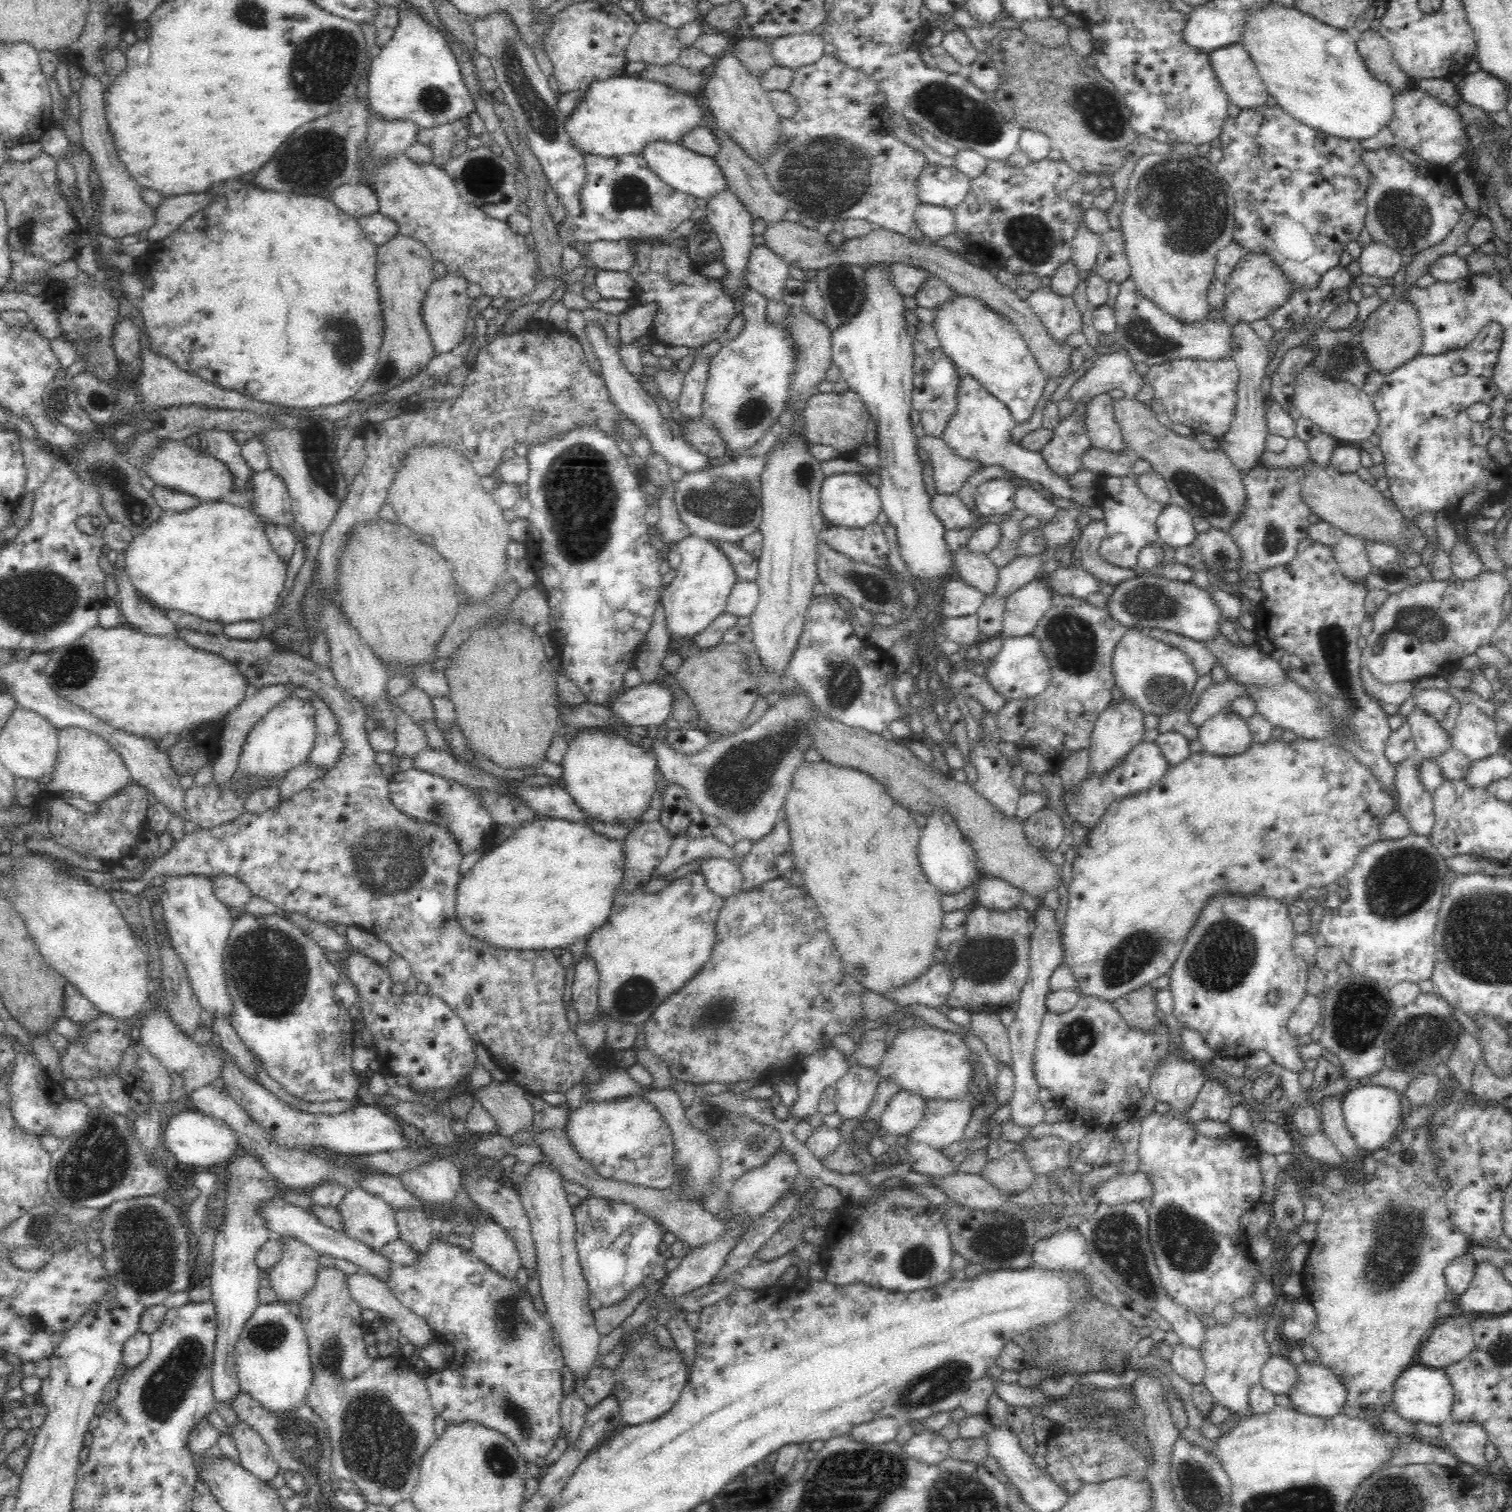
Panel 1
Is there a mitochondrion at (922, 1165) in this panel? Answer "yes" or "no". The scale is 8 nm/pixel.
no

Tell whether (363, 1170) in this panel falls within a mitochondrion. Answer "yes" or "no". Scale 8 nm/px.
no

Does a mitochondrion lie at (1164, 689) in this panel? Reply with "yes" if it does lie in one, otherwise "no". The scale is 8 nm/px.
yes

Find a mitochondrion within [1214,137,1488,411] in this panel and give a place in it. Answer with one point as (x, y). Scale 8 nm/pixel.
(1404, 217)

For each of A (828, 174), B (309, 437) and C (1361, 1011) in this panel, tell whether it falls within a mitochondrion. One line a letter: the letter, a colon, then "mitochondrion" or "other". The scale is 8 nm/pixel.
A: mitochondrion
B: mitochondrion
C: mitochondrion

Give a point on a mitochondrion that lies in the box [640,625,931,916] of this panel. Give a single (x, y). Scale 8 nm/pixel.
(733, 783)

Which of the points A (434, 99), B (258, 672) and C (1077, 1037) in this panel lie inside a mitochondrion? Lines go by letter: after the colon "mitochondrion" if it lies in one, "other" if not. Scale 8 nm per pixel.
A: mitochondrion
B: other
C: mitochondrion

